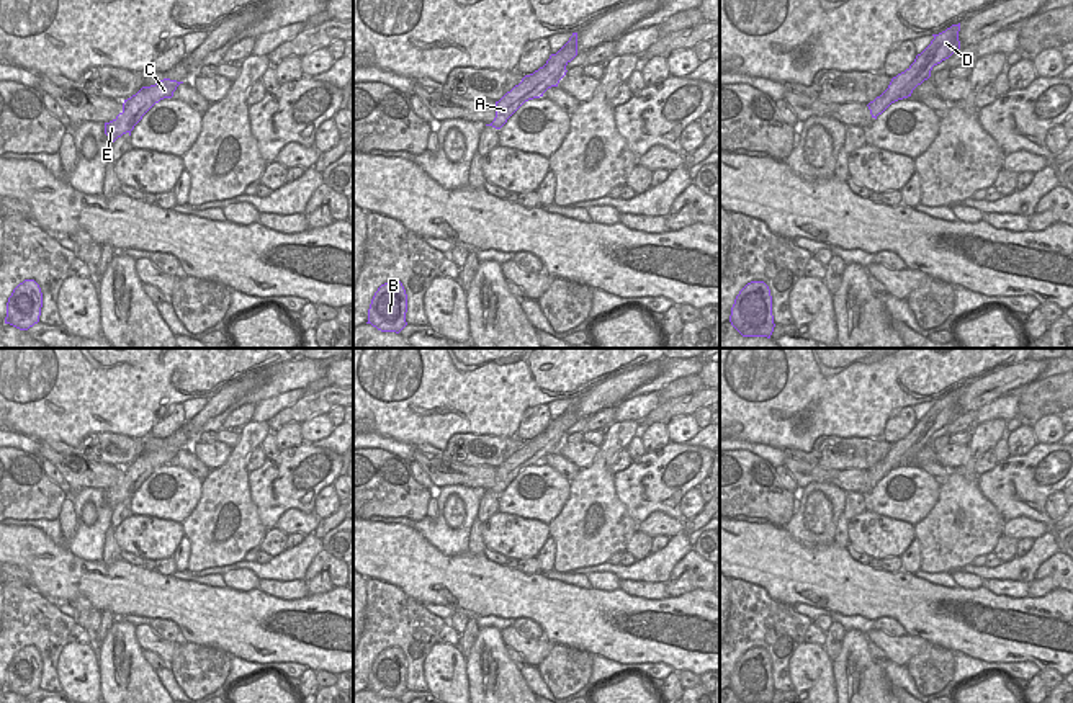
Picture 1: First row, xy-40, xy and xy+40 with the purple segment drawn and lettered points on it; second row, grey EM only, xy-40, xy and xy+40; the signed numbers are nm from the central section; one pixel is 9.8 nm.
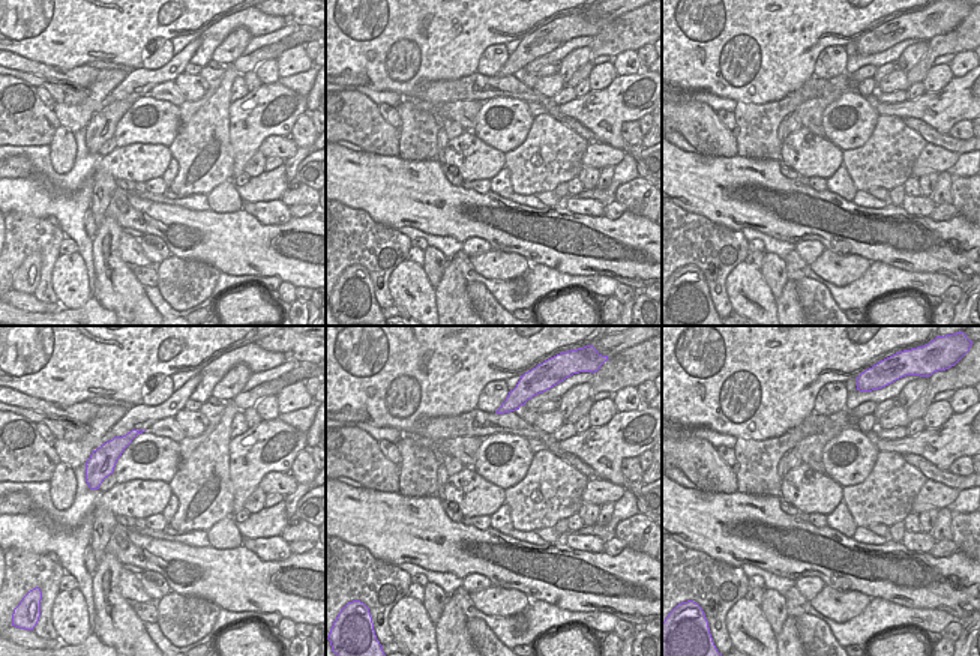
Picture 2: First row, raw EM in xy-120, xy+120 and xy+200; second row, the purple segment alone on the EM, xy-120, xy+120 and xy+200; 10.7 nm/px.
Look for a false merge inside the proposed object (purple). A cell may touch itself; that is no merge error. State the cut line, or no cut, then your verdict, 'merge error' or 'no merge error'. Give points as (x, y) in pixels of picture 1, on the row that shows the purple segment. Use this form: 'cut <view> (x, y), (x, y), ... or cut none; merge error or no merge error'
cut none; no merge error

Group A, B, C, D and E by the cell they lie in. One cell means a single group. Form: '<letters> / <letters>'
A B C D E

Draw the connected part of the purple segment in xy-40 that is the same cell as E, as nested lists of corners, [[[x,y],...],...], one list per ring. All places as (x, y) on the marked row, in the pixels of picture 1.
[[[164,78],[155,85],[142,87],[136,95],[124,100],[123,111],[110,123],[105,123],[105,134],[114,142],[123,134],[129,134],[142,116],[160,100],[172,98],[183,82]]]

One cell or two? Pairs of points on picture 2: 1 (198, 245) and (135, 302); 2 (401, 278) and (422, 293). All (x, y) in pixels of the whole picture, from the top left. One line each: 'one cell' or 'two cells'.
1: two cells
2: one cell

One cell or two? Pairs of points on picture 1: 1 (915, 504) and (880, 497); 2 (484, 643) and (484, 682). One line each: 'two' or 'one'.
1: one
2: one

